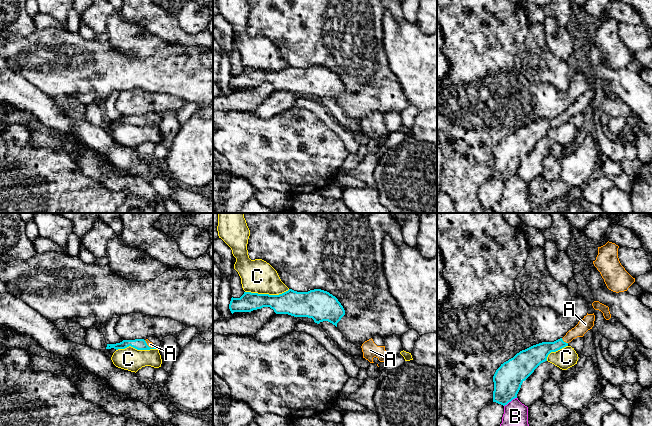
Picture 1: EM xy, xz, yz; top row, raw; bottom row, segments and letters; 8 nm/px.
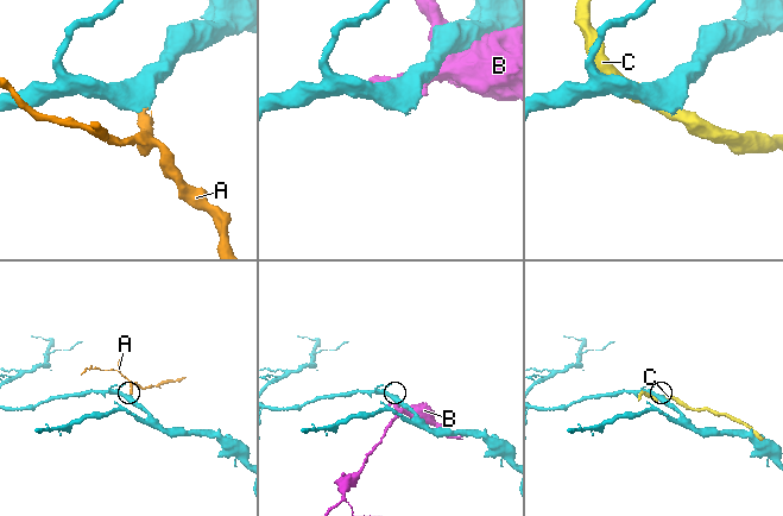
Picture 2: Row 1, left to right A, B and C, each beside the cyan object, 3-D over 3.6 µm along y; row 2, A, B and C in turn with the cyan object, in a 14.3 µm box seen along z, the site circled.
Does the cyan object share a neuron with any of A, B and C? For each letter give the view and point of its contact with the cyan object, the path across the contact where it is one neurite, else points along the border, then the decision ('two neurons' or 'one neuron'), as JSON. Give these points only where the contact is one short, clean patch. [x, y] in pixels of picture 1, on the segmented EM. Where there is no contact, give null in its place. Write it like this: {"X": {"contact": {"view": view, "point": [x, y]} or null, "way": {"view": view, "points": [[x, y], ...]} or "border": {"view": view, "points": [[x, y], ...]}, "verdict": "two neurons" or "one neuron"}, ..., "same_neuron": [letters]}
{"A": {"contact": {"view": "yz", "point": [563, 341]}, "way": {"view": "yz", "points": [[536, 354], [563, 341], [585, 324]]}, "verdict": "one neuron"}, "B": {"contact": {"view": "yz", "point": [510, 401]}, "verdict": "two neurons"}, "C": {"contact": {"view": "xz", "point": [267, 294]}, "verdict": "two neurons"}, "same_neuron": ["A"]}

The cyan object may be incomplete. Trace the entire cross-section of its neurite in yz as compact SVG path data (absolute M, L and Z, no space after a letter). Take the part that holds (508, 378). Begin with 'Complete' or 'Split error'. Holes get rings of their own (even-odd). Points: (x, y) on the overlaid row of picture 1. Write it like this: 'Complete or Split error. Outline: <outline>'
Split error. Outline: M587 313L563 338L533 345L501 364L493 376L493 402L505 406L517 398L522 383L541 363L547 361L550 353L568 346L568 343L577 337L583 337L588 330L592 329L594 321L594 313Z

